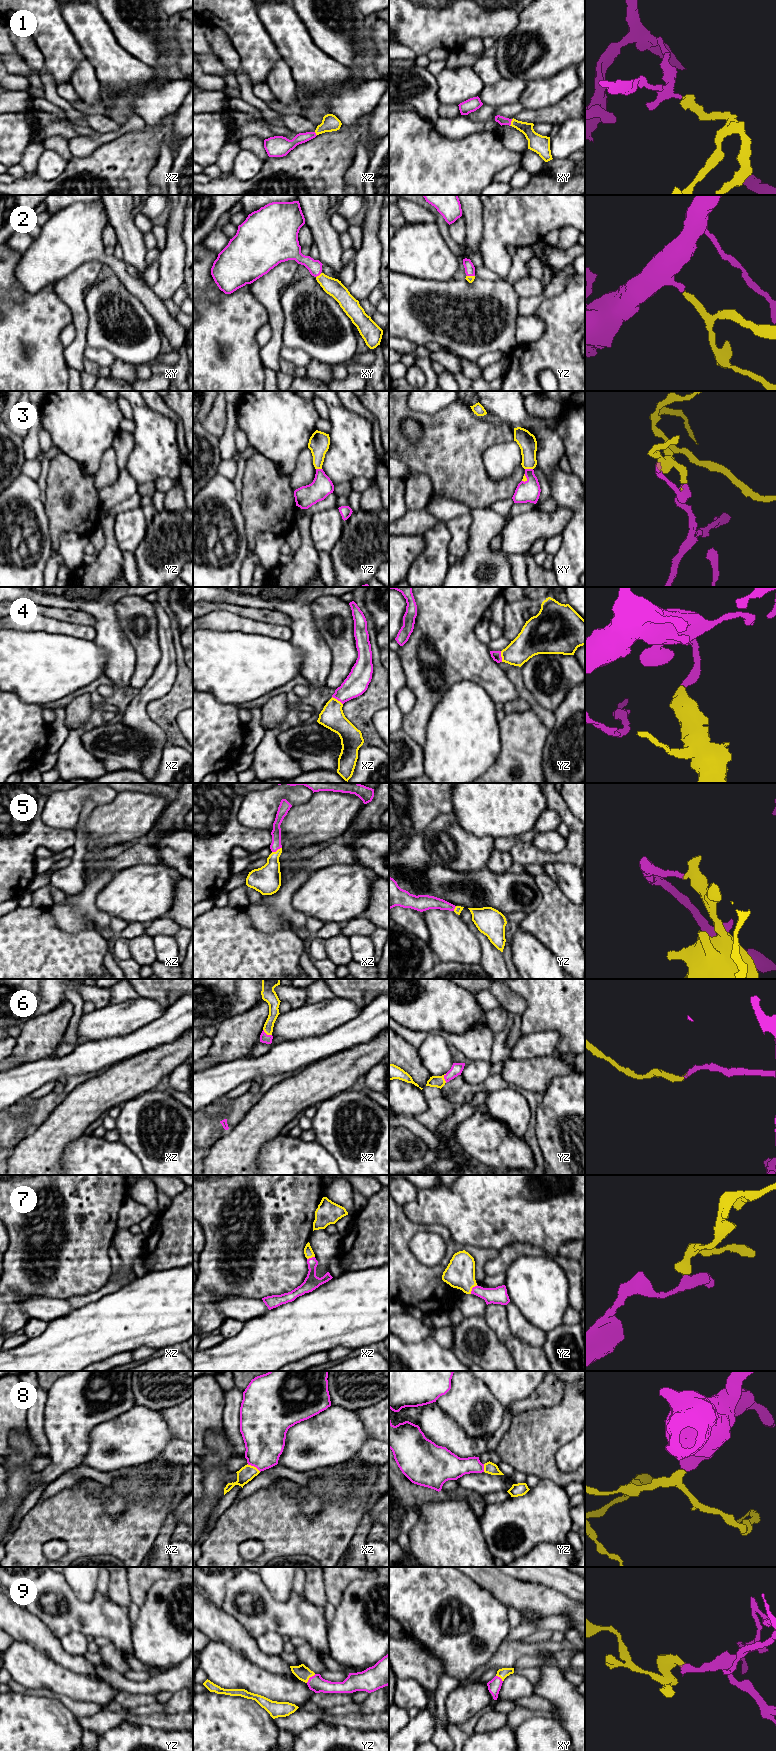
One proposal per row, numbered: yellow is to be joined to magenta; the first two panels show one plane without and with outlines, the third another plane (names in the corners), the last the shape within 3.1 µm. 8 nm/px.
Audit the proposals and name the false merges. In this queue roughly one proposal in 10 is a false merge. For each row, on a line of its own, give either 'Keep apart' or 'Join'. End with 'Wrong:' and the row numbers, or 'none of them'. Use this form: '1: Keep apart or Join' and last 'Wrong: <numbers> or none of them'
1: Join
2: Join
3: Join
4: Join
5: Join
6: Join
7: Join
8: Join
9: Join
Wrong: none of them

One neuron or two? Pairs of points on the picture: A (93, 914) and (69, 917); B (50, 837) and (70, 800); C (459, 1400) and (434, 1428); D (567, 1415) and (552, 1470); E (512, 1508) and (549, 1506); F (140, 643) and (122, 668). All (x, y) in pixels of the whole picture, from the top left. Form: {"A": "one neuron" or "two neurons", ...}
{"A": "one neuron", "B": "two neurons", "C": "two neurons", "D": "one neuron", "E": "one neuron", "F": "two neurons"}

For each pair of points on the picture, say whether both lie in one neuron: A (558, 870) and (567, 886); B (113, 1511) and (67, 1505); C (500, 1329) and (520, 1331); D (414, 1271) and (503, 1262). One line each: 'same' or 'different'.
A: same
B: different
C: different
D: different

